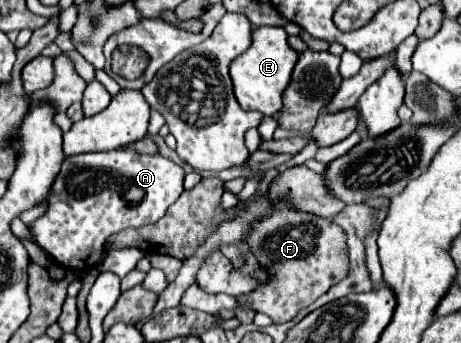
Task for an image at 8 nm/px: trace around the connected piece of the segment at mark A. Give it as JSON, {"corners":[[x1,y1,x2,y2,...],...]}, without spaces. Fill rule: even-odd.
{"corners":[[129,148,67,156,61,166,59,178,55,180,55,186,47,198,49,210,43,218,37,220,37,224,31,226,31,232,35,236,35,242,61,266,67,266,71,270,87,270,87,266,97,266,97,262,103,256,105,240,111,234,127,228,155,224,167,212,167,208,181,196,183,180,185,170,169,158,137,154]]}

